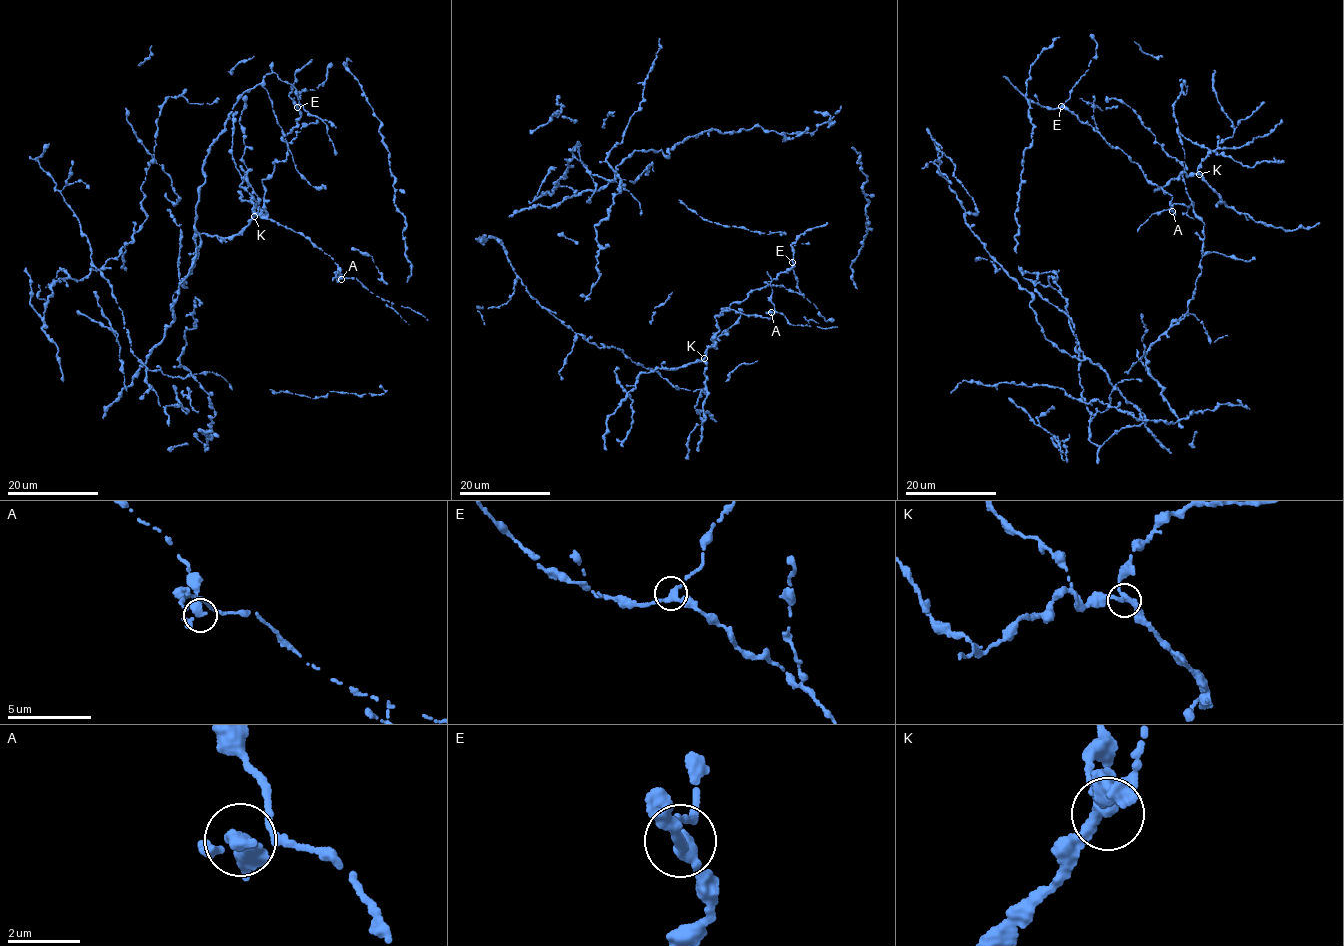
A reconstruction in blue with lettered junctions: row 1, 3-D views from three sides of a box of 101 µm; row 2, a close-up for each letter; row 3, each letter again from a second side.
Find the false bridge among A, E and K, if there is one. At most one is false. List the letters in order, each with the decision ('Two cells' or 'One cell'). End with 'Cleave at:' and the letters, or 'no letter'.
A: Two cells
E: One cell
K: One cell
Cleave at: A

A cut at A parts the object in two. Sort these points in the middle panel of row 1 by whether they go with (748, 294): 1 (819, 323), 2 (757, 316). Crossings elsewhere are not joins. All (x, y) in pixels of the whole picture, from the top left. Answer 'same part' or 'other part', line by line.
1: other part
2: same part

